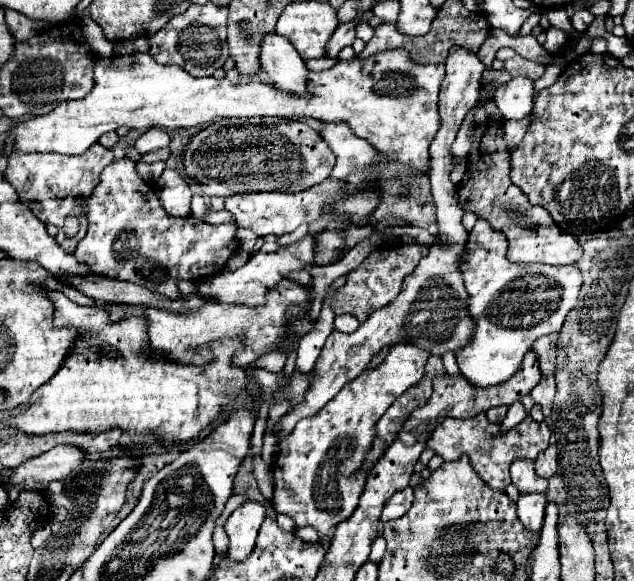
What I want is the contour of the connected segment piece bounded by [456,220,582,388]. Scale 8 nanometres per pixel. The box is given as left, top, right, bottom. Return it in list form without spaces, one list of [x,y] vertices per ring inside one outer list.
[[[478,220],[476,226],[468,234],[468,244],[462,254],[462,276],[464,286],[470,294],[470,316],[476,320],[474,340],[458,350],[456,360],[464,378],[468,378],[474,386],[494,386],[506,382],[510,376],[518,372],[526,352],[532,344],[550,332],[560,332],[564,318],[572,308],[576,308],[580,300],[582,288],[582,272],[576,266],[546,266],[546,264],[516,264],[506,258],[508,242],[504,234],[498,234],[486,220]]]

